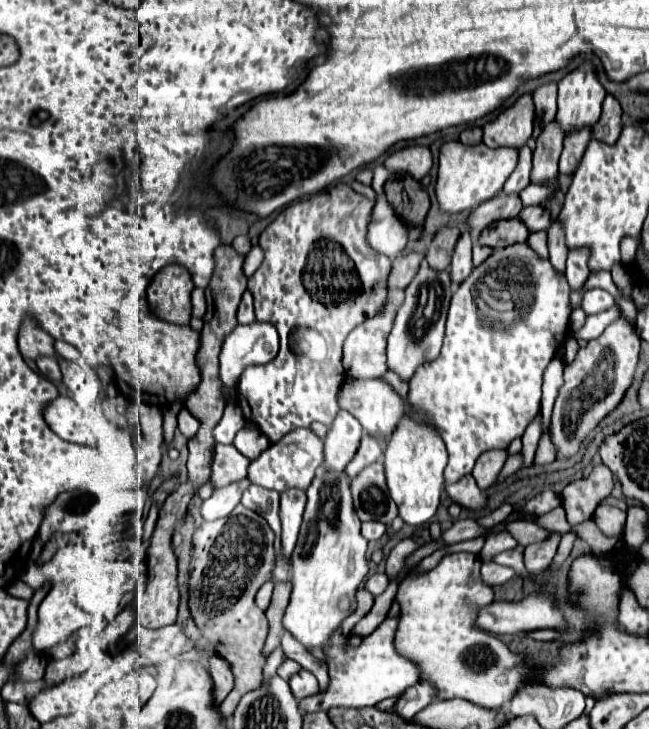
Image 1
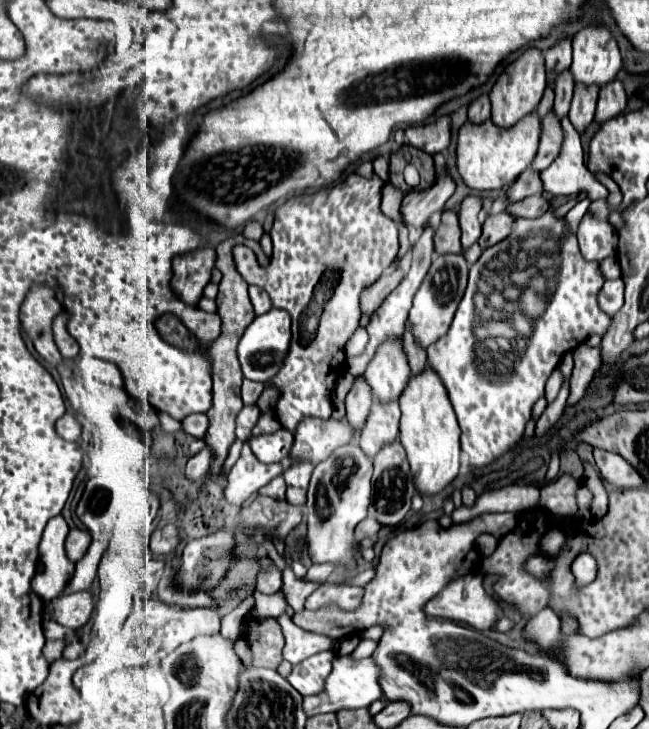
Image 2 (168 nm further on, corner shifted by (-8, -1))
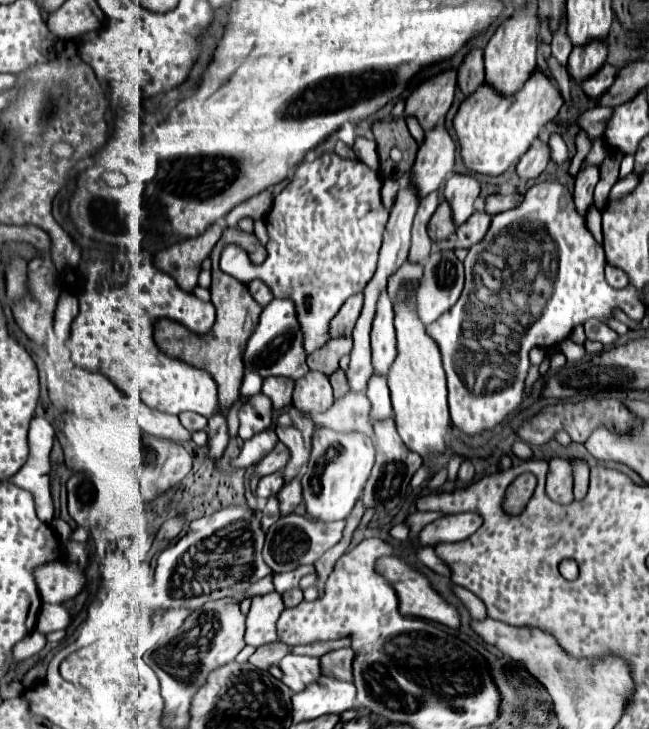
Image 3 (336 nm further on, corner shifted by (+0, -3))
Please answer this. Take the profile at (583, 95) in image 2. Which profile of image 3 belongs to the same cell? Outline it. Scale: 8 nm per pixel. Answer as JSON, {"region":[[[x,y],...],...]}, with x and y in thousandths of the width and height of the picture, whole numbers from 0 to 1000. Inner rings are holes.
{"region":[[[914,59],[914,64],[904,64],[901,70],[883,67],[877,75],[874,100],[889,117],[895,117],[932,89],[932,81],[935,81],[932,59]]]}

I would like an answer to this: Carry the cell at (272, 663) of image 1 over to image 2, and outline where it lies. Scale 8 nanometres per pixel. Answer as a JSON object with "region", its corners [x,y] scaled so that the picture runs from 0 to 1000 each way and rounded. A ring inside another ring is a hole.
{"region":[[[442,841],[427,846],[427,855],[433,857],[433,866],[439,871],[439,890],[436,890],[436,901],[445,909],[461,909],[485,896],[513,890],[513,877],[501,874],[501,871],[488,871],[488,868],[476,868],[467,866],[464,860],[458,860]]]}

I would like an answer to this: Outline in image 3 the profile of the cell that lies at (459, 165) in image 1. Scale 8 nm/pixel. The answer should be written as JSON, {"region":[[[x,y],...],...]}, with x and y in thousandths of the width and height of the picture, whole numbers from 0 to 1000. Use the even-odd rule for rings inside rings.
{"region":[[[831,97],[815,106],[815,114],[797,130],[790,130],[790,136],[775,136],[757,119],[744,117],[735,130],[726,130],[710,141],[698,163],[698,174],[710,199],[713,226],[723,237],[753,243],[775,240],[812,210],[840,169],[855,163],[864,144],[864,130],[855,125],[849,111]]]}

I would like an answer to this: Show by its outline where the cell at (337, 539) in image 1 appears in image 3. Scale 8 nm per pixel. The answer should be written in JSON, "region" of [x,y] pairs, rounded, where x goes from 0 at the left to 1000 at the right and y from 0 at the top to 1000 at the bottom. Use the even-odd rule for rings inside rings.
{"region":[[[507,588],[485,591],[479,630],[473,635],[470,652],[464,654],[467,687],[476,709],[498,717],[535,712],[550,684],[556,682],[559,665],[572,649],[575,635],[578,616],[572,599],[556,594],[519,594]]]}

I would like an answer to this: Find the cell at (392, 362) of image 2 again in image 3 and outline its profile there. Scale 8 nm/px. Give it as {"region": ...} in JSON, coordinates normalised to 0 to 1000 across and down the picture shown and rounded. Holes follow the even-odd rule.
{"region":[[[587,405],[587,416],[581,421],[581,432],[572,451],[572,498],[578,514],[596,517],[609,490],[612,490],[612,462],[606,449],[606,418],[596,405]]]}

